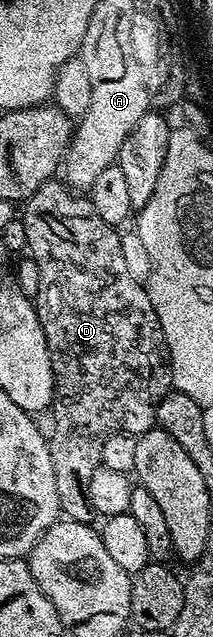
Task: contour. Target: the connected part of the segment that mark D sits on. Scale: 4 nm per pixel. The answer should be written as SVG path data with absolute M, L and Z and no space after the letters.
M51 179L43 183L26 202L20 213L20 225L22 221L22 233L26 236L26 245L30 248L29 256L40 267L43 278L50 277L54 286L50 289L50 305L54 313L45 314L42 317L42 330L46 336L46 346L50 356L50 366L54 376L54 399L52 402L52 414L54 413L54 430L49 430L48 440L50 442L50 454L52 455L52 471L56 475L56 495L58 496L59 510L69 520L89 522L95 516L95 511L90 506L88 499L88 483L92 483L92 475L102 463L102 452L104 451L104 439L113 433L133 433L141 435L155 424L158 416L158 405L162 398L172 389L172 370L170 367L170 348L166 345L166 336L162 330L160 319L152 307L147 286L137 282L127 270L124 256L121 250L121 236L119 230L113 225L104 223L100 215L96 215L96 207L92 207L89 196L75 191L69 185L58 179Z

